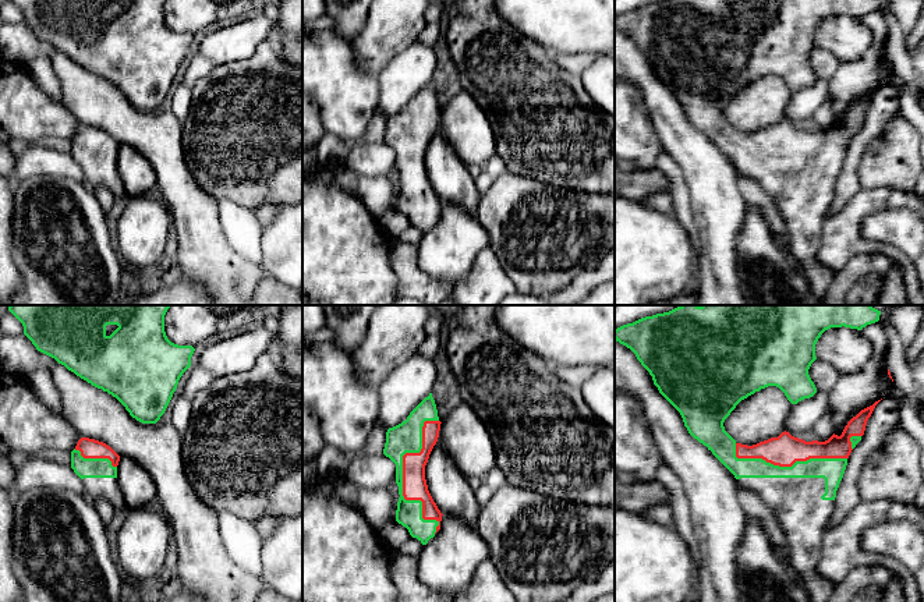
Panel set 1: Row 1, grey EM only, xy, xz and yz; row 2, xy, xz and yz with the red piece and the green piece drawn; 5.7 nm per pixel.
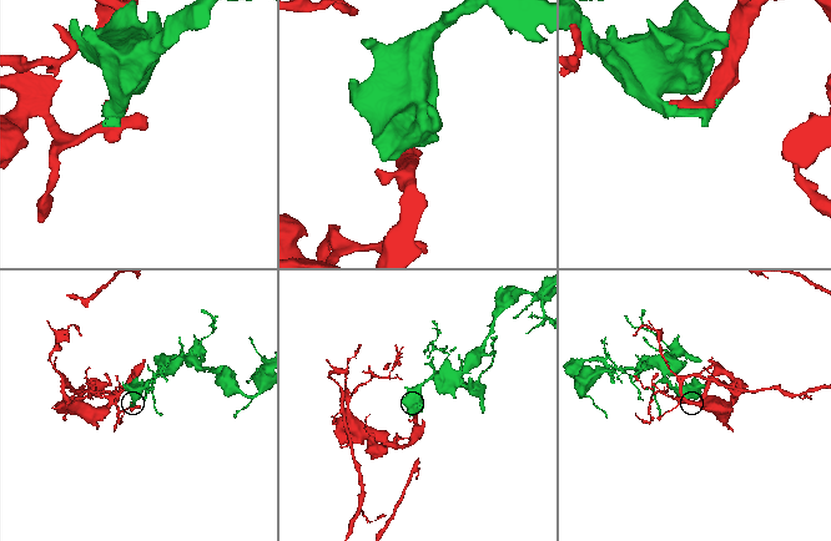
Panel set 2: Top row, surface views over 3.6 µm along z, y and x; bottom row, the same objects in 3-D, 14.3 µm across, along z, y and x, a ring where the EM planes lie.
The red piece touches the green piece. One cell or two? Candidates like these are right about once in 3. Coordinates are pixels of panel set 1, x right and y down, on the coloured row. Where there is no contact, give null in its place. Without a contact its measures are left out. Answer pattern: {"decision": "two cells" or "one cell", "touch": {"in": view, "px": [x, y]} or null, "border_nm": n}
{"decision": "one cell", "touch": {"in": "xz", "px": [403, 482]}, "border_nm": 650}

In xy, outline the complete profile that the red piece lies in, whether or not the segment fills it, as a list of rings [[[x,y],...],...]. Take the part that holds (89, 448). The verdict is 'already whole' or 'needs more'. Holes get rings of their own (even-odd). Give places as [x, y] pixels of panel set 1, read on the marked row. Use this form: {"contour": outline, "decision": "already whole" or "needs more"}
{"contour": [[[81,438],[71,452],[71,468],[82,479],[84,493],[107,499],[114,509],[125,506],[117,482],[120,456],[106,443]]], "decision": "needs more"}

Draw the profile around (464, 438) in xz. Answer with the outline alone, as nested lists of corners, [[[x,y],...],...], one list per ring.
[[[463,403],[442,421],[438,443],[464,477],[484,478],[496,467],[489,431]]]

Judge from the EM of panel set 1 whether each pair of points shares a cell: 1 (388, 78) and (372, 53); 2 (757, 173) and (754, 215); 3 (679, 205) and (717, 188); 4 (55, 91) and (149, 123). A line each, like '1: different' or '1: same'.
1: different
2: different
3: different
4: different

